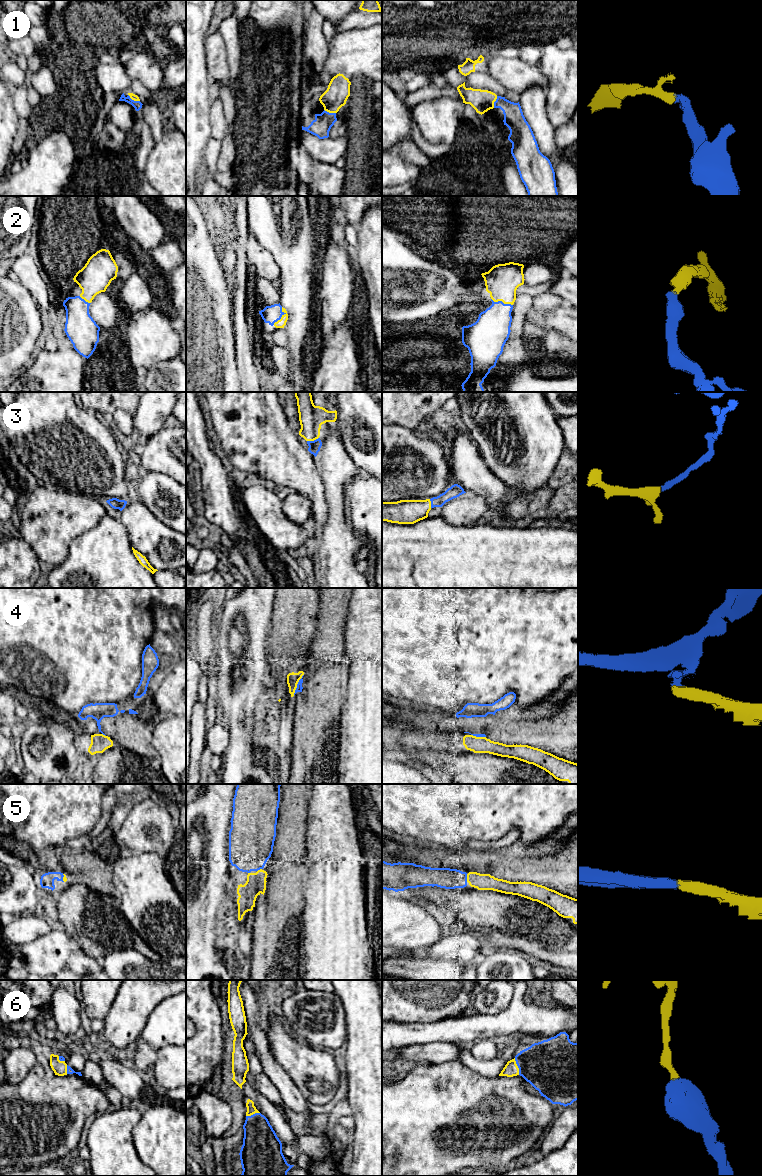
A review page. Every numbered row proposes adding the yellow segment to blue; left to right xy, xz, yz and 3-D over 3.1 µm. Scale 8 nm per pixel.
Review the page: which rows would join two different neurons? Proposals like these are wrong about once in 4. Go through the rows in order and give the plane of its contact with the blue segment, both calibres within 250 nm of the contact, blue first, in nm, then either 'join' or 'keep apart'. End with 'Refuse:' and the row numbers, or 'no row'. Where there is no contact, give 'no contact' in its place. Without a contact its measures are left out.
1: contact in xz; calibres 160 and 190 nm; join
2: contact in xz; calibres 140 and 70 nm; join
3: contact in xz; calibres 100 and 200 nm; join
4: contact in xz; calibres 50 and 100 nm; keep apart
5: contact in yz; calibres 170 and 130 nm; join
6: contact in yz; calibres 400 and 120 nm; join
Refuse: 4

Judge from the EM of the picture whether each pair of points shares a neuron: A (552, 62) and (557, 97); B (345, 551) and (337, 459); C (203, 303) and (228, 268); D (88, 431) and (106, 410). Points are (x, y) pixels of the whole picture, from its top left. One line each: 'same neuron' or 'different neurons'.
A: same neuron
B: same neuron
C: different neurons
D: different neurons

